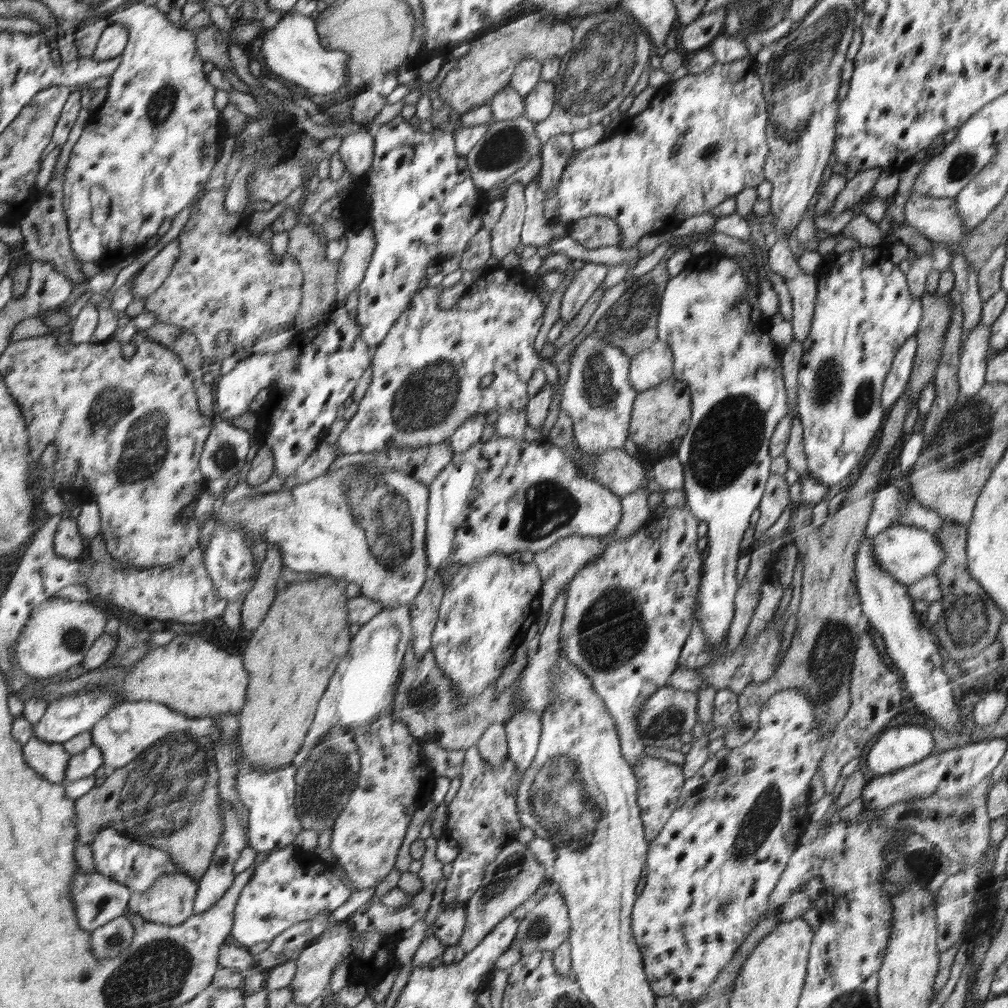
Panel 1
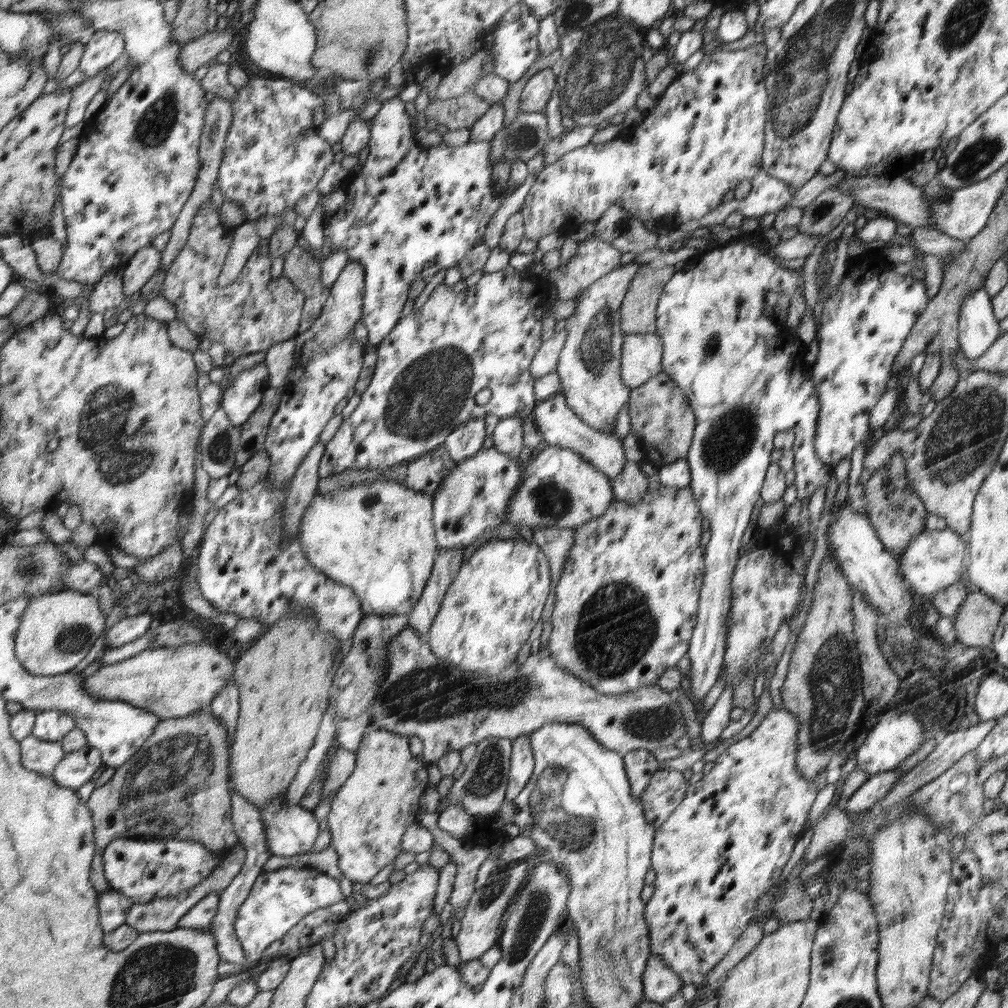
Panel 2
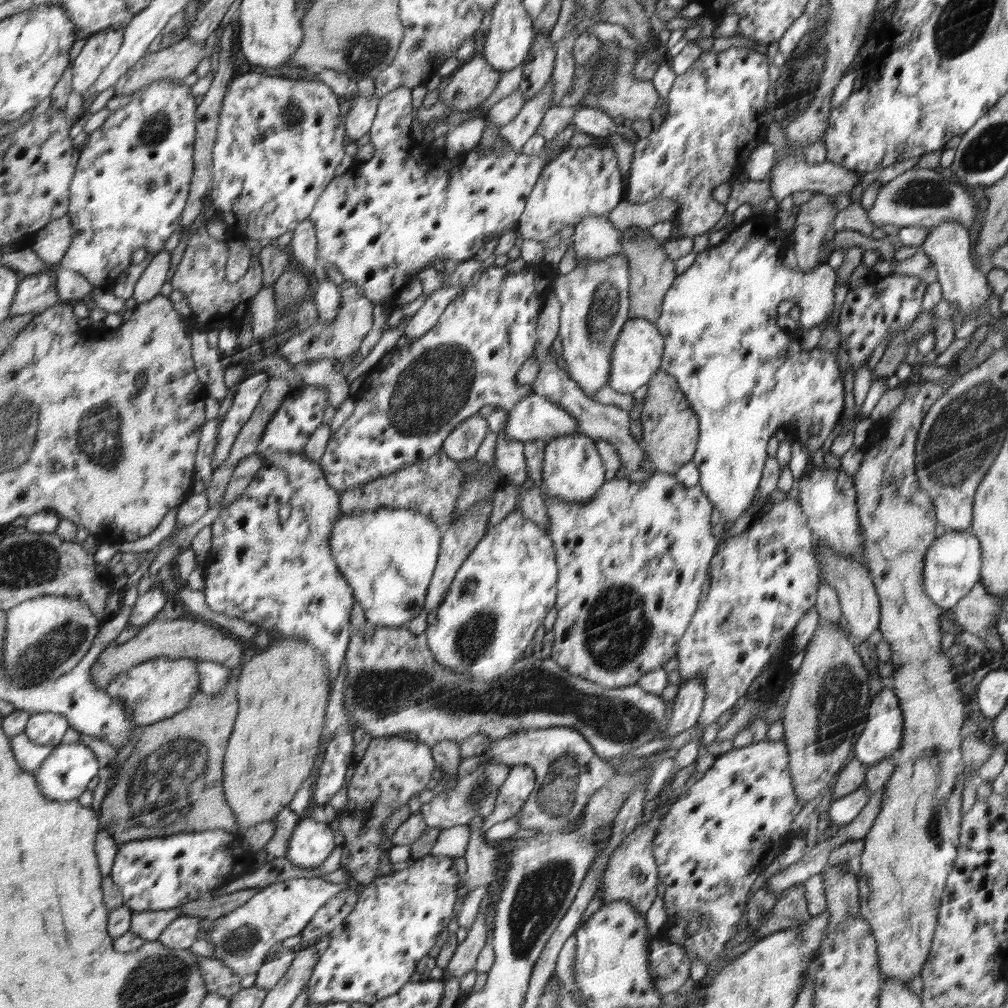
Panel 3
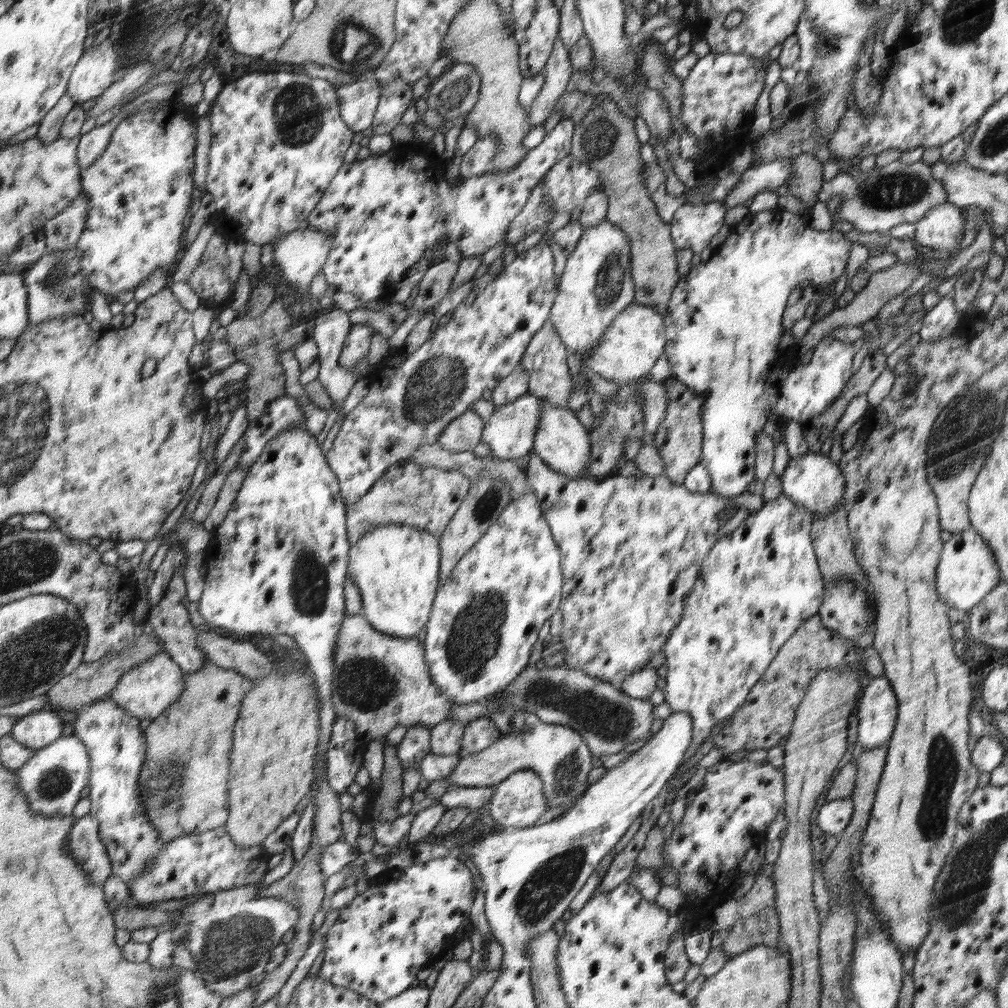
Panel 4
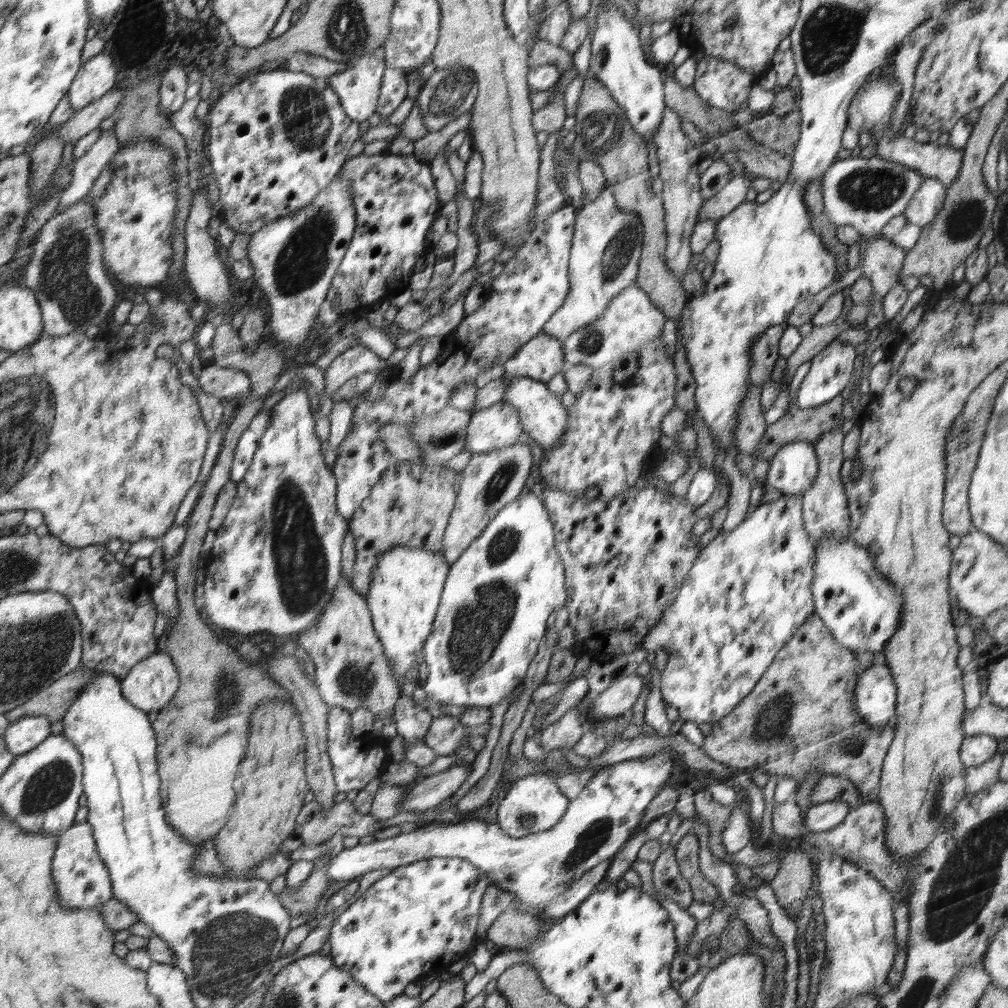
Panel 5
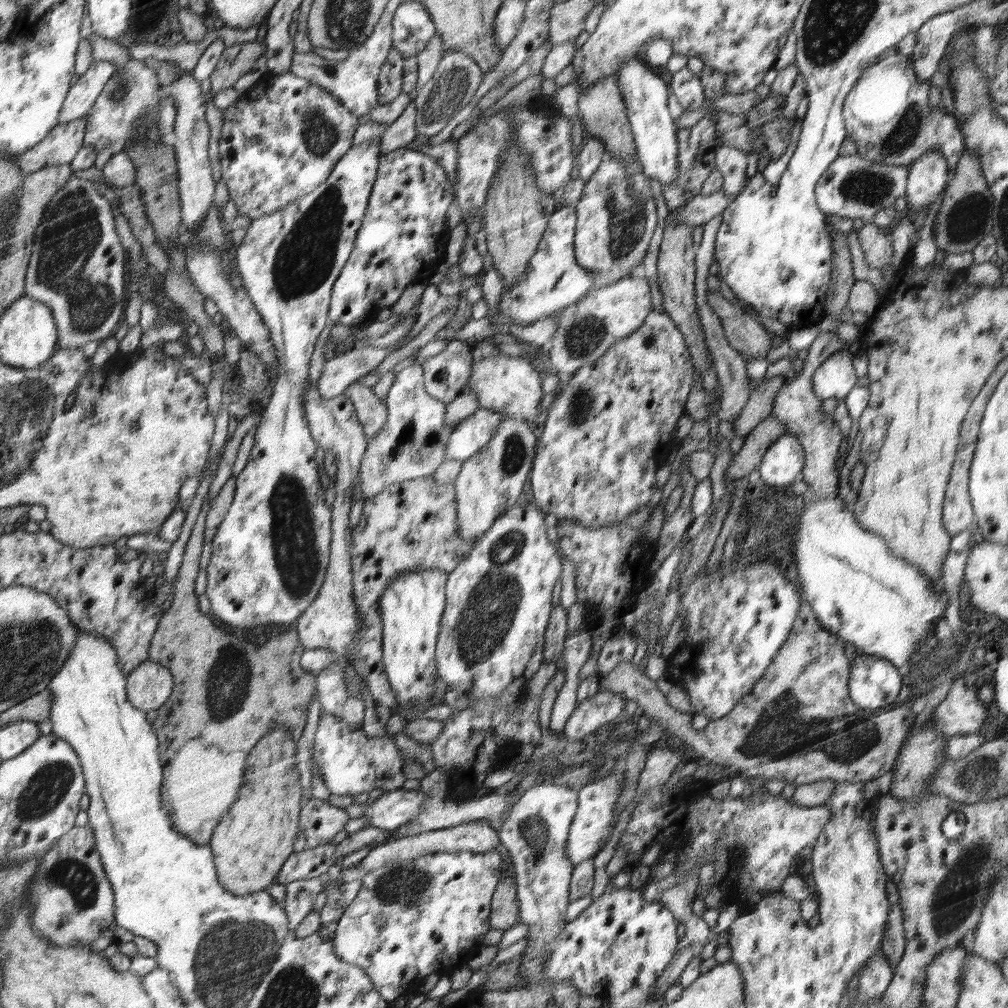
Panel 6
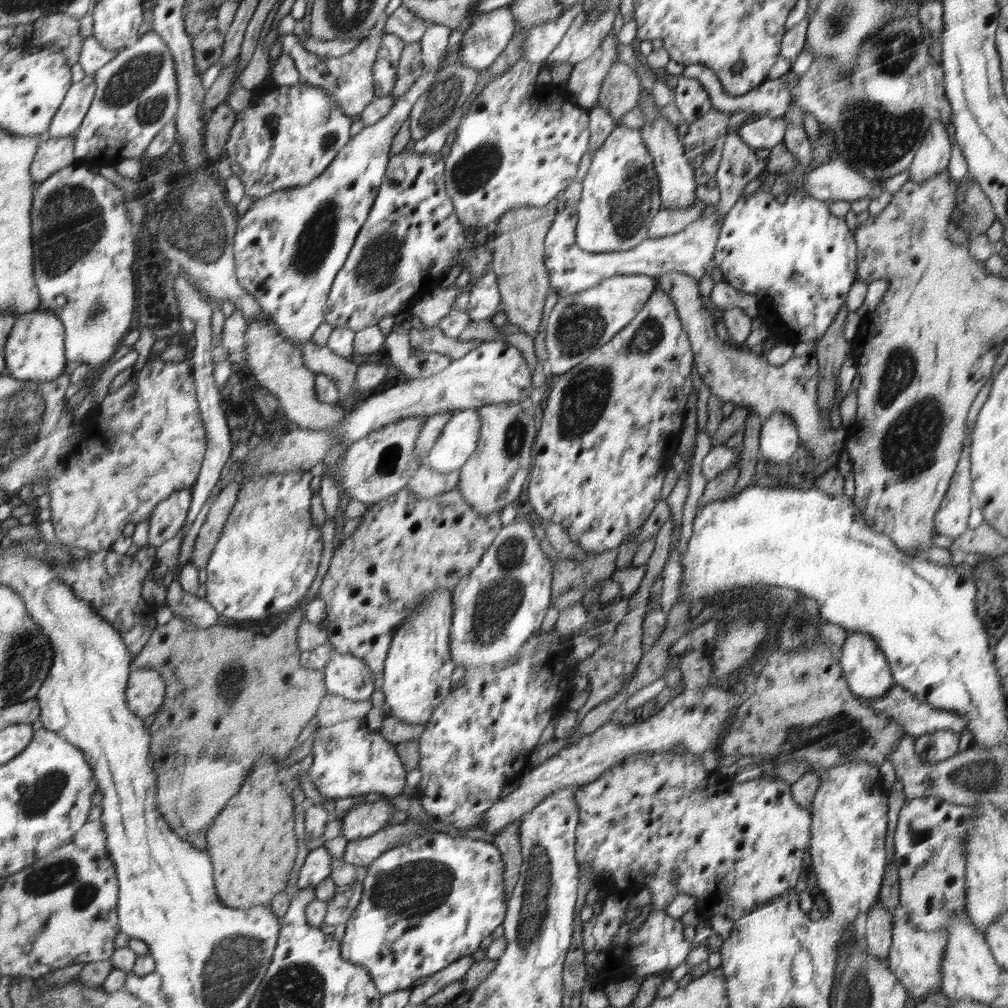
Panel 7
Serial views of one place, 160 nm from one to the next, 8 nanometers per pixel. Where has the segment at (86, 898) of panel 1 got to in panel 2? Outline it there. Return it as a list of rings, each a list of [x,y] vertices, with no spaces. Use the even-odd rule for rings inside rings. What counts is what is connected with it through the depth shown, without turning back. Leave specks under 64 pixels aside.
[[[118,890],[102,893],[99,896],[101,908],[101,925],[106,932],[117,931],[121,926],[128,923],[130,911],[135,902]]]

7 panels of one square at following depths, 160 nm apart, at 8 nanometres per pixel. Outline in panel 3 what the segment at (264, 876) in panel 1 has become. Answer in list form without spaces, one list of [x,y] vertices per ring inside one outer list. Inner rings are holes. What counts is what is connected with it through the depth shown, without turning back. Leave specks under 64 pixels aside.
[[[320,877],[294,878],[294,880],[284,880],[284,882],[276,882],[276,884],[270,884],[262,888],[260,892],[252,895],[252,898],[249,898],[243,905],[231,910],[228,917],[215,921],[213,933],[210,935],[210,942],[214,946],[214,959],[229,966],[239,977],[255,973],[260,966],[264,966],[264,958],[276,942],[282,942],[286,938],[296,936],[328,900],[340,894],[340,892],[346,891],[346,888],[348,888],[348,885],[344,882],[342,884],[332,884],[332,882],[326,882]]]

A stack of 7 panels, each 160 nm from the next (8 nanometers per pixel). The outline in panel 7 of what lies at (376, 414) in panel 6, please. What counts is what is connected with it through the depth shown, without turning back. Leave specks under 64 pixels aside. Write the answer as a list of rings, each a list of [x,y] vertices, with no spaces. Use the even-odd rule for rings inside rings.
[[[312,341],[292,344],[302,352],[304,364],[307,369],[310,369],[310,372],[316,375],[326,374],[326,376],[333,378],[334,382],[338,384],[338,389],[340,389],[342,401],[351,401],[351,405],[356,405],[363,399],[363,397],[356,399],[356,396],[352,396],[357,374],[356,364],[337,356],[327,347],[317,347]]]

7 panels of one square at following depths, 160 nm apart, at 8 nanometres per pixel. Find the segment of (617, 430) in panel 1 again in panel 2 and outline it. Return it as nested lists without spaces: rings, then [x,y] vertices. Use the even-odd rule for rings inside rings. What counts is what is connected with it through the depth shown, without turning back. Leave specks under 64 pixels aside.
[[[632,262],[628,265],[617,265],[608,274],[602,275],[592,286],[583,290],[575,299],[577,310],[566,319],[566,341],[560,352],[556,375],[560,378],[565,401],[576,416],[580,416],[586,424],[602,432],[610,433],[615,426],[616,416],[624,404],[629,403],[631,388],[621,380],[621,356],[624,348],[625,334],[621,326],[621,304],[625,294],[632,286],[632,280],[637,272],[646,264]]]

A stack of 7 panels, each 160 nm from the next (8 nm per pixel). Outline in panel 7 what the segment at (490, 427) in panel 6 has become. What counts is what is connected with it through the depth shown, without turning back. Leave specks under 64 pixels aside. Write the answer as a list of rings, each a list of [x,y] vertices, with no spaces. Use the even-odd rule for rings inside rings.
[[[476,409],[453,412],[423,464],[442,474],[459,471],[477,450],[481,427],[481,415]]]

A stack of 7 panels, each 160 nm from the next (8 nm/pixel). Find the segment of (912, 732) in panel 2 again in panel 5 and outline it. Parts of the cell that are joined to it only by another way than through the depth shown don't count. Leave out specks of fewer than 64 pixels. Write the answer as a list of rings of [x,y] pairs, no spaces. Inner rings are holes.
[[[877,660],[861,674],[857,686],[857,711],[872,728],[886,726],[897,706],[897,685],[892,669]]]

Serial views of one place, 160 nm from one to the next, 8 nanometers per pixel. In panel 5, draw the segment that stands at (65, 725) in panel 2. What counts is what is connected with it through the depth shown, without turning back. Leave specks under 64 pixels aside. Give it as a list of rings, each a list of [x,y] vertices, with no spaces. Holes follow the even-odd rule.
[[[25,716],[10,725],[4,738],[12,752],[23,755],[40,747],[53,735],[52,723],[49,716]]]

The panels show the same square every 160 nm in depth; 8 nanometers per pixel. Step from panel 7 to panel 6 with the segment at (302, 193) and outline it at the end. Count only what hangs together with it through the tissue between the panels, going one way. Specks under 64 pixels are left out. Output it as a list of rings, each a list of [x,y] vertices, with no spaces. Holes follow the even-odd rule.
[[[380,139],[370,140],[360,145],[354,145],[354,148],[349,148],[349,152],[333,168],[332,174],[320,187],[317,187],[310,194],[293,200],[286,207],[277,210],[272,214],[265,214],[261,218],[252,220],[244,240],[236,250],[233,251],[234,270],[238,272],[238,276],[243,280],[242,287],[249,288],[247,290],[252,297],[255,307],[261,313],[266,327],[270,329],[270,341],[274,342],[274,349],[278,350],[278,372],[276,372],[276,384],[273,387],[273,394],[267,401],[264,402],[264,410],[260,422],[253,430],[255,443],[253,444],[252,455],[249,459],[249,464],[244,468],[244,471],[237,477],[236,498],[233,499],[230,505],[229,515],[225,518],[225,522],[221,524],[218,534],[213,542],[214,552],[207,568],[208,572],[208,587],[204,594],[210,597],[213,604],[213,610],[225,623],[233,626],[254,628],[260,624],[292,624],[297,622],[296,618],[300,614],[304,614],[306,609],[317,600],[319,591],[326,579],[326,568],[330,567],[331,562],[331,546],[330,546],[330,520],[333,520],[333,510],[324,502],[324,490],[318,478],[318,470],[316,470],[316,448],[318,444],[316,440],[312,440],[313,433],[309,428],[307,418],[304,418],[304,388],[306,388],[306,380],[308,380],[308,364],[312,358],[312,350],[316,346],[316,340],[320,336],[320,332],[326,326],[328,320],[328,304],[330,304],[330,290],[332,290],[335,280],[342,270],[342,266],[346,264],[352,248],[354,248],[354,240],[356,240],[356,232],[360,230],[362,219],[366,214],[372,185],[374,184],[376,173],[378,170],[378,161],[381,154]]]

